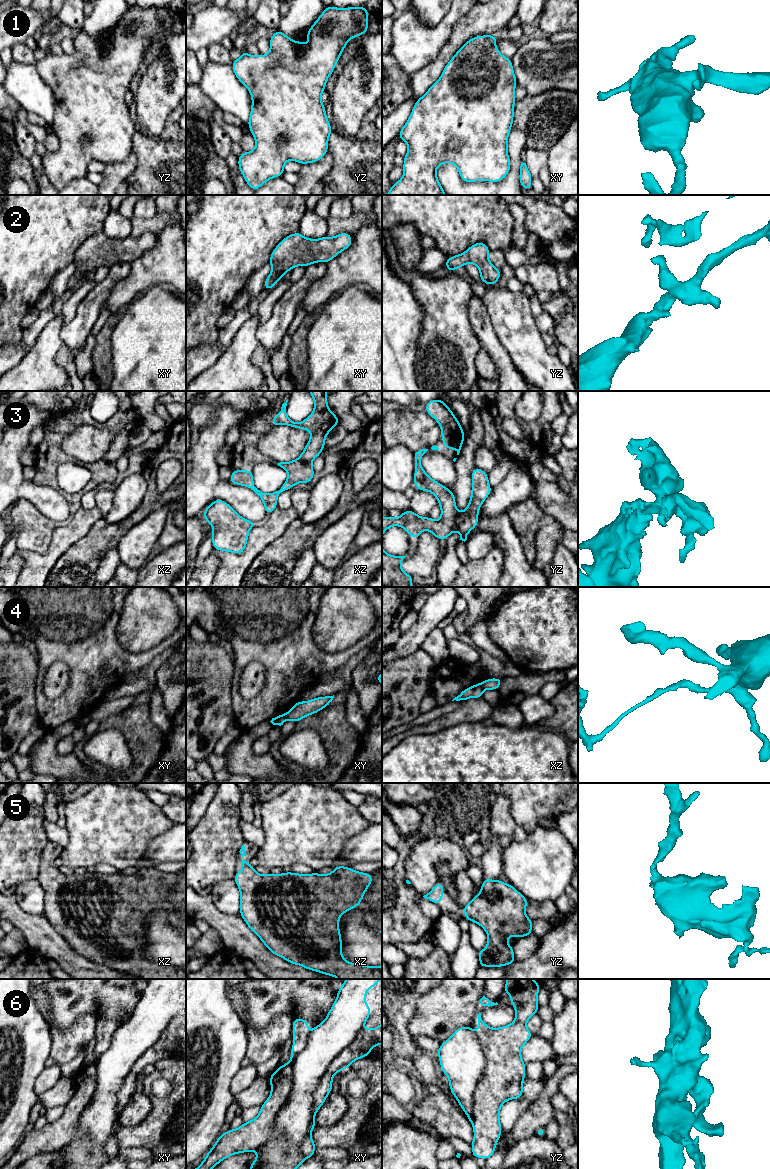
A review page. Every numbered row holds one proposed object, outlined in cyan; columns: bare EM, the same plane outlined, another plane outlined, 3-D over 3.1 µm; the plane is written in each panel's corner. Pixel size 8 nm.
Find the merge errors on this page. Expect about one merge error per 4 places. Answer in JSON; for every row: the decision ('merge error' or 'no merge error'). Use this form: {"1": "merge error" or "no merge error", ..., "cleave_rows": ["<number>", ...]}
{"1": "no merge error", "2": "no merge error", "3": "no merge error", "4": "merge error", "5": "no merge error", "6": "merge error", "cleave_rows": ["4", "6"]}

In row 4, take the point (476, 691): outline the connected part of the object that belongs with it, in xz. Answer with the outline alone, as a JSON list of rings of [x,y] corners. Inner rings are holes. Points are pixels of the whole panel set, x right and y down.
[[[481,683],[473,685],[464,689],[457,697],[452,701],[467,700],[468,698],[482,698],[483,697],[483,688]]]

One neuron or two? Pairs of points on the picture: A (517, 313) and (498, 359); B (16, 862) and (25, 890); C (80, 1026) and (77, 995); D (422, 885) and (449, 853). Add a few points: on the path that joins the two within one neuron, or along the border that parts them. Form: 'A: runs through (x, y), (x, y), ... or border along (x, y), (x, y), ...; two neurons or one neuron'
A: border along (492, 326), (498, 341), (516, 367); two neurons
B: border along (36, 878), (30, 881), (22, 881), (16, 885); two neurons
C: border along (98, 1017), (83, 1014), (70, 1028), (62, 1032); two neurons
D: runs through (423, 875), (423, 870), (439, 854); one neuron

